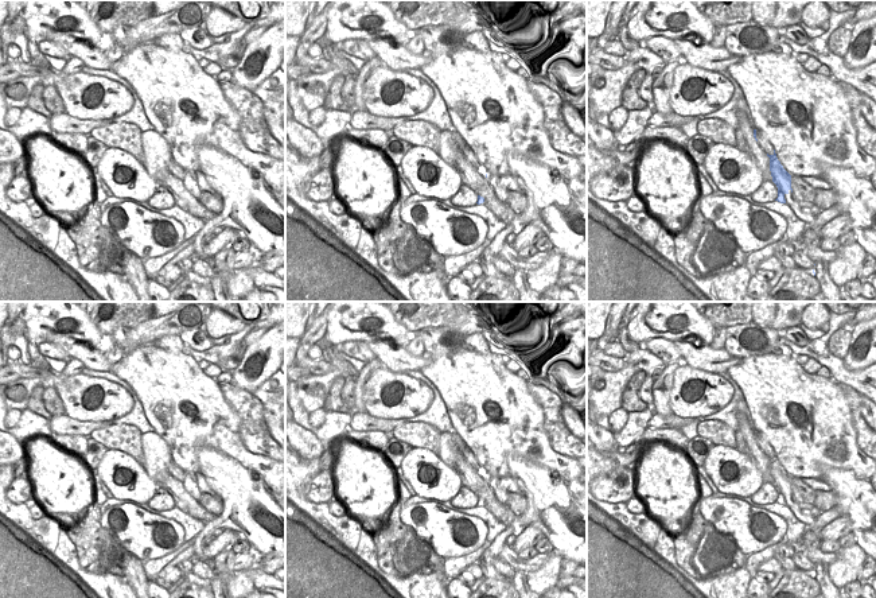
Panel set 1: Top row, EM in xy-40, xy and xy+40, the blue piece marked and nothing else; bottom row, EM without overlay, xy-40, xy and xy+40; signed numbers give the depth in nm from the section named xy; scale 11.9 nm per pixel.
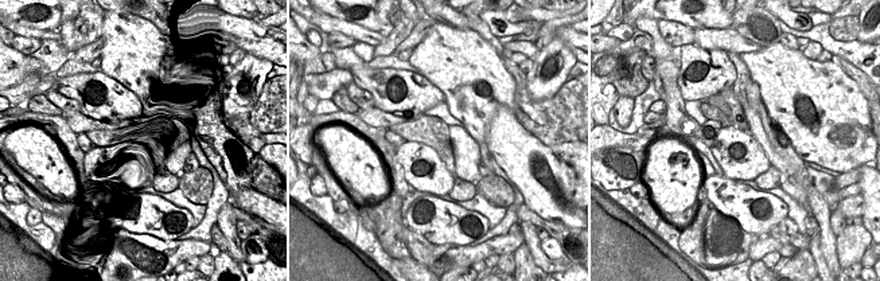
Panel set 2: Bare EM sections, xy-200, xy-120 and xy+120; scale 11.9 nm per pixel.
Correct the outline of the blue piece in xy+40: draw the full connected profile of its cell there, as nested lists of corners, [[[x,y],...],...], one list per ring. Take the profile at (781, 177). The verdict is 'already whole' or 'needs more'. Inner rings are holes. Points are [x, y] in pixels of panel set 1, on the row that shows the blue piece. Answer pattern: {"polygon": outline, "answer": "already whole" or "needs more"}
{"polygon": [[[775,150],[772,155],[767,154],[767,156],[770,158],[770,171],[772,182],[778,187],[778,198],[775,201],[786,203],[784,195],[789,194],[790,191],[793,193],[791,175],[783,168],[783,166],[778,160]]], "answer": "already whole"}

